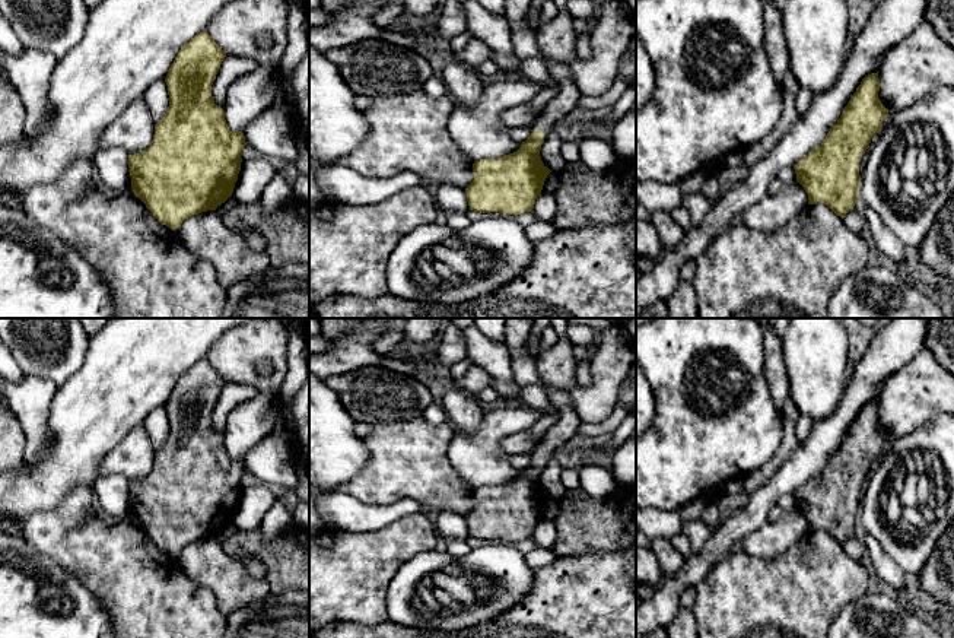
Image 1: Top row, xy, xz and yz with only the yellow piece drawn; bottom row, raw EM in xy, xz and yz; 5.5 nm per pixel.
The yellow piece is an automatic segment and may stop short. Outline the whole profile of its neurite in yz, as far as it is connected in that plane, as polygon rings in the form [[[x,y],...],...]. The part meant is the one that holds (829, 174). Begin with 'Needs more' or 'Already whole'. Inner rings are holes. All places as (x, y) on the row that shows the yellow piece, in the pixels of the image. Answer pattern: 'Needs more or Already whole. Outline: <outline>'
Already whole. Outline: [[[878,73],[865,76],[823,143],[794,165],[808,204],[824,203],[842,219],[855,207],[861,158],[871,137],[883,130],[884,118],[890,117],[878,92]]]

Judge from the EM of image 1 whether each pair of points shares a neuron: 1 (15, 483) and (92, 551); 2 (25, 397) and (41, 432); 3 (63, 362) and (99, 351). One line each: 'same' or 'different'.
1: different
2: same
3: different

